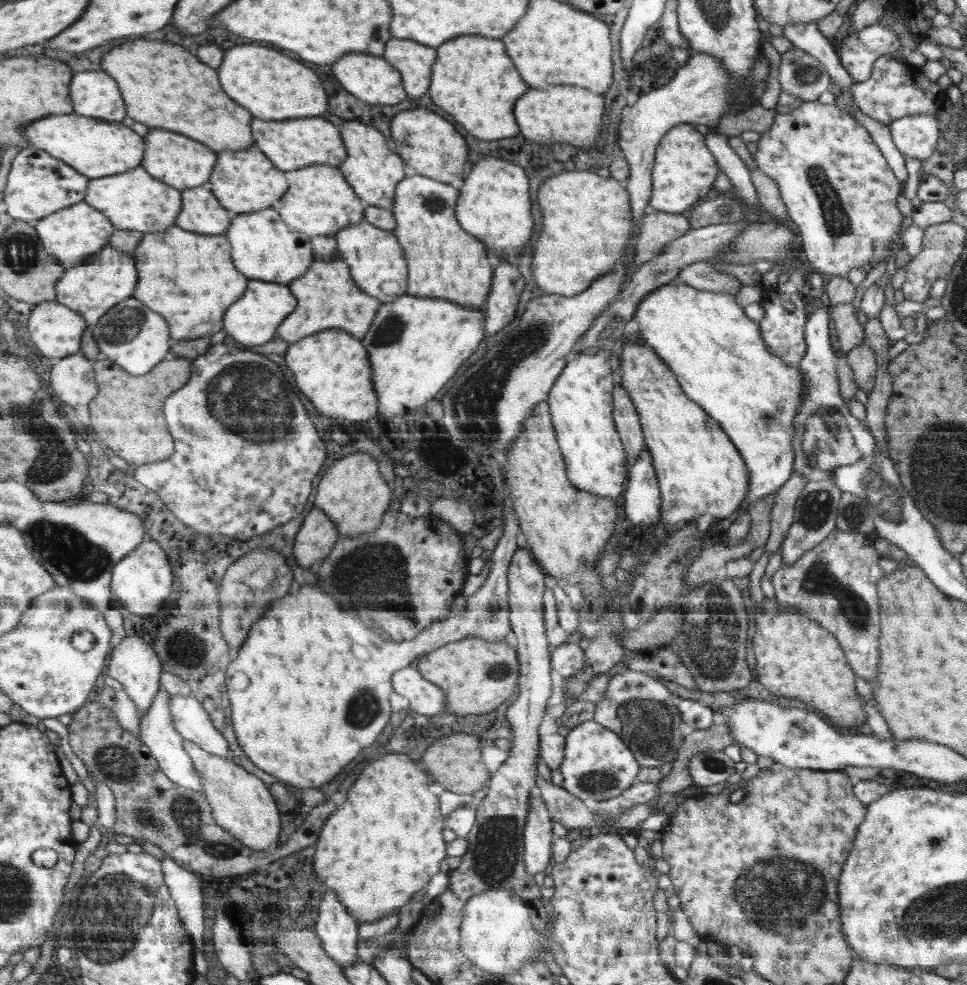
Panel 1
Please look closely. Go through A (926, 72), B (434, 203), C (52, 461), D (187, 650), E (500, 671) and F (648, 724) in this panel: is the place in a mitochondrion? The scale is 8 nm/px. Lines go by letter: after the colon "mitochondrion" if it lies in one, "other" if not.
A: other
B: mitochondrion
C: mitochondrion
D: mitochondrion
E: mitochondrion
F: mitochondrion

